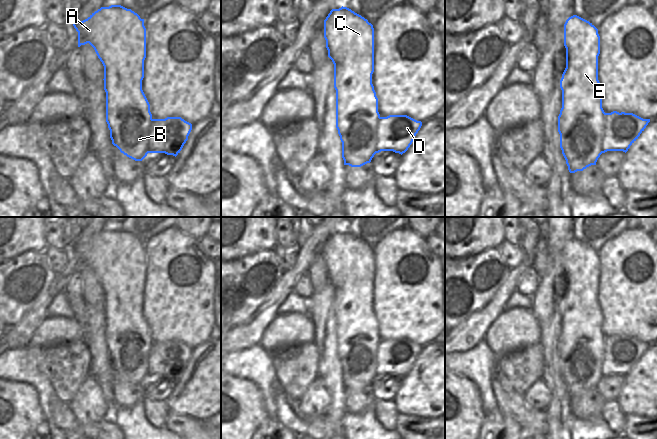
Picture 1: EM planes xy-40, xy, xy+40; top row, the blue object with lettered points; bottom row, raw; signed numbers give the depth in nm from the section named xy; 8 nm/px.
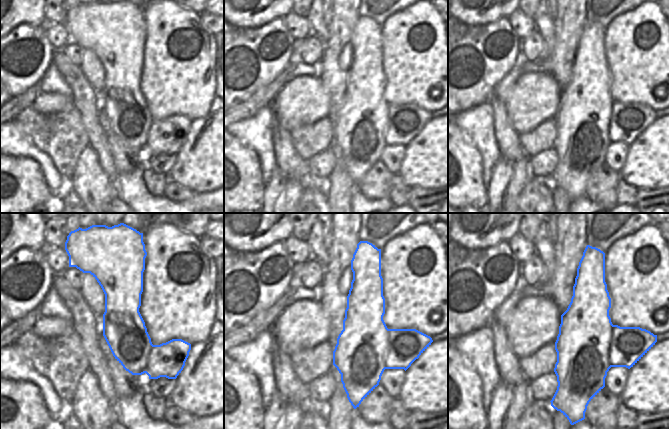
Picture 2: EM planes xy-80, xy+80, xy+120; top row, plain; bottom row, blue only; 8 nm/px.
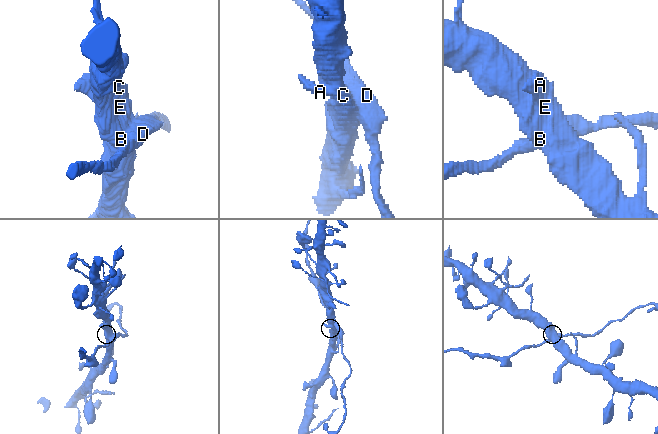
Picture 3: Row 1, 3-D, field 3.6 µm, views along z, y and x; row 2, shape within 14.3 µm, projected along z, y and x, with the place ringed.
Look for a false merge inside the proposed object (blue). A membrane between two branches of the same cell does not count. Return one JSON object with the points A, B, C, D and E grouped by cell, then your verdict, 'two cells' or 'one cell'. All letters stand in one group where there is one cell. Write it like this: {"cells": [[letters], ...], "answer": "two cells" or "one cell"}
{"cells": [["A", "B", "C", "E"], ["D"]], "answer": "two cells"}

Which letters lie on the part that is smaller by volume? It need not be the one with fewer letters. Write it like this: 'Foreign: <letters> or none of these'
Foreign: D

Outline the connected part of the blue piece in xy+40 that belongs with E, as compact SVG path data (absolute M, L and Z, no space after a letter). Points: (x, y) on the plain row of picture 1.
M573 239L564 248L566 292L560 304L560 372L570 397L583 395L602 378L604 340L598 304L600 260L589 245Z

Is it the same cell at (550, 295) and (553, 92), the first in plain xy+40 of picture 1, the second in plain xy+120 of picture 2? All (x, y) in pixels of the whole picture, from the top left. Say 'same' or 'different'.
different

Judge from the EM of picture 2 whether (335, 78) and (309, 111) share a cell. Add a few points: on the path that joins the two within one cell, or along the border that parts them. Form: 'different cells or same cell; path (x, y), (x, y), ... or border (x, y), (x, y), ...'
different cells; border (318, 77), (328, 94), (329, 113)

